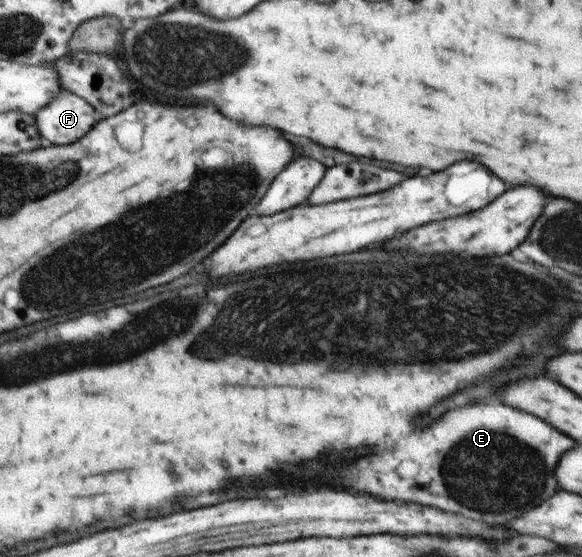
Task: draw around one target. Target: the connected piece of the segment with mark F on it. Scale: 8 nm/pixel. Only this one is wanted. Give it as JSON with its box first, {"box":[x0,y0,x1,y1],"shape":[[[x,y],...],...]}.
{"box":[34,92,99,145],"shape":[[[61,92],[34,115],[37,132],[53,145],[71,144],[88,135],[99,121],[96,110],[83,97]]]}

